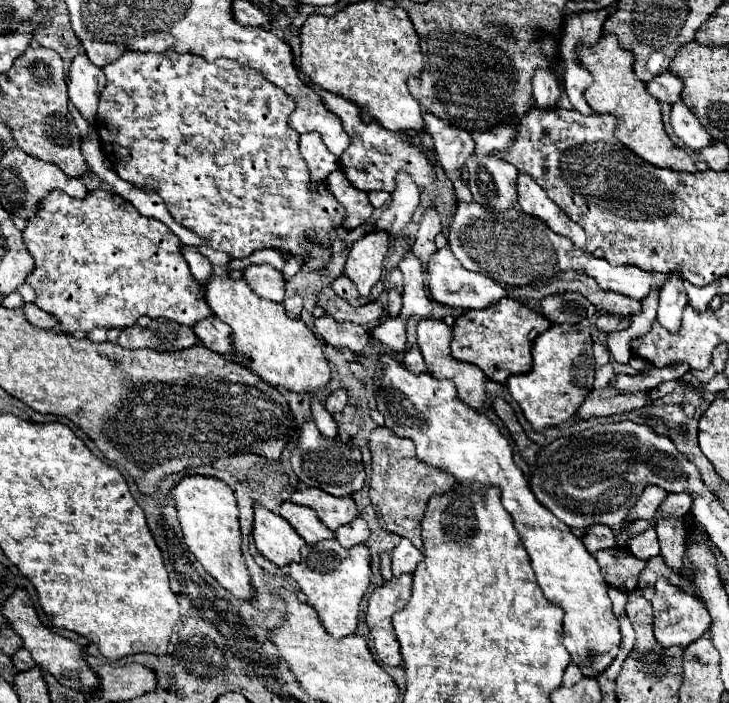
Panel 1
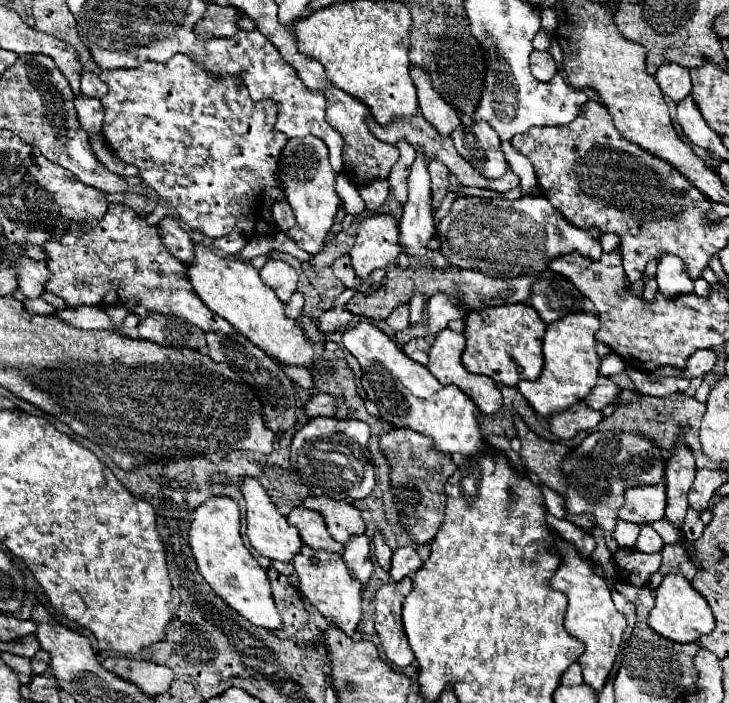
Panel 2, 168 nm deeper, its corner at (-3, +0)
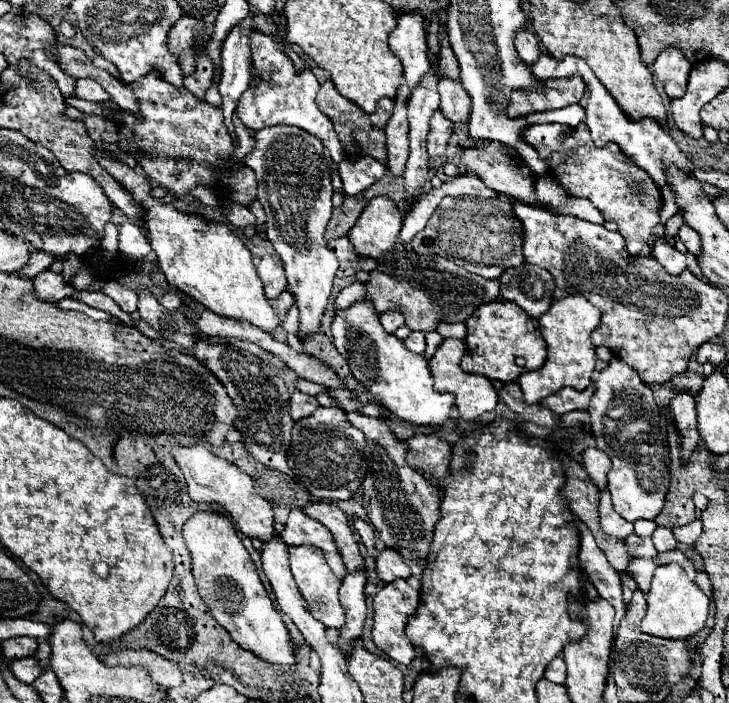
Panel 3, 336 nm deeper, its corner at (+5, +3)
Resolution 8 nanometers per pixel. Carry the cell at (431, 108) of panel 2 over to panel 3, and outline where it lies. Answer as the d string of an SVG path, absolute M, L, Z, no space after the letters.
M420 14L398 16L398 26L390 34L390 50L400 58L404 66L404 80L410 90L420 86L422 78L430 72L426 30Z

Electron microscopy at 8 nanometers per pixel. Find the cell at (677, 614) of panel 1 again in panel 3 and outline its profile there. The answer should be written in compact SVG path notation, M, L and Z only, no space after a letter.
M666 564L654 570L646 602L648 602L648 612L642 620L642 632L648 632L658 638L682 640L694 636L704 628L710 612L710 600L706 598L706 594L686 576L686 572L678 564Z

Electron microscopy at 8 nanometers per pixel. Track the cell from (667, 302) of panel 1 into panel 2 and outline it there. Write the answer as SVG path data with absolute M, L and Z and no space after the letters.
M664 255L660 259L656 281L658 281L662 295L666 297L694 291L694 281L690 279L688 269L684 267L682 259L676 255Z

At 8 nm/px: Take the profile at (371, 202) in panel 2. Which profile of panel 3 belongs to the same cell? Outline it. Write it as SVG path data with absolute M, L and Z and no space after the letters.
M362 156L358 160L344 158L338 164L338 174L344 184L346 196L356 196L368 190L374 182L378 182L386 172L386 166L372 156Z

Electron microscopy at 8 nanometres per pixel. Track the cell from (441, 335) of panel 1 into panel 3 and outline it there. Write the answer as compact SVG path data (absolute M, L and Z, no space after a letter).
M444 338L442 344L438 346L436 354L428 360L430 366L430 374L434 378L434 388L438 392L452 392L456 396L456 408L460 410L460 418L472 422L476 418L480 418L486 412L492 412L498 404L498 394L492 386L492 382L480 374L466 374L460 368L460 358L464 356L466 346L462 340L456 338Z

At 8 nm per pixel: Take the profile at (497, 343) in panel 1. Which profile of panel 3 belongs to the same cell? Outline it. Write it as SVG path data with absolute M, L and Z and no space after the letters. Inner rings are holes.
M490 302L480 306L468 320L466 320L468 334L464 338L466 342L466 354L462 358L462 370L482 374L490 380L500 382L516 382L520 374L538 370L546 360L546 342L542 336L530 330L530 316L516 306L514 302ZM522 358L524 362L516 362Z

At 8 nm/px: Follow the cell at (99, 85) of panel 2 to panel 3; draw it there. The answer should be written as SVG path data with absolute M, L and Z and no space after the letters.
M76 80L76 96L90 102L110 100L108 92L96 80Z

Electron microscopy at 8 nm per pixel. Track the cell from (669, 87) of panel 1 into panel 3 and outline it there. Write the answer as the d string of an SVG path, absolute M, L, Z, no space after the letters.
M666 48L658 54L650 66L650 72L662 82L668 98L682 98L686 92L690 68L690 62L678 48Z

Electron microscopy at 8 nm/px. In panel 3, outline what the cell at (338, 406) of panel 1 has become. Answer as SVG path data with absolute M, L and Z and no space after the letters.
M296 390L292 396L290 396L290 416L292 420L300 420L300 418L306 418L306 416L312 416L312 412L318 408L318 400L314 396L308 396L300 390Z

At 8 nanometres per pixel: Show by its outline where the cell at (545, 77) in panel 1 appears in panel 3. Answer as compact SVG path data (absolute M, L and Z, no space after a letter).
M526 28L526 30L520 30L520 32L516 34L514 44L516 44L516 50L518 50L518 54L520 54L520 58L522 58L522 62L524 62L526 66L532 66L532 64L540 58L540 54L542 54L542 52L540 52L540 46L538 46L536 34L530 32L528 28Z

